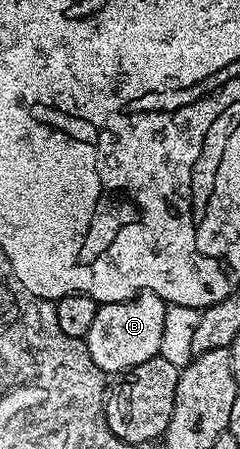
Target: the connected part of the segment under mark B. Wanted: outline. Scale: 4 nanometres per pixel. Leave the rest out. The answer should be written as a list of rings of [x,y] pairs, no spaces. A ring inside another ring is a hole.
[[[136,292],[129,300],[99,305],[93,326],[89,326],[89,334],[85,338],[93,362],[97,362],[105,374],[118,374],[158,356],[167,306],[167,301],[152,292]]]

